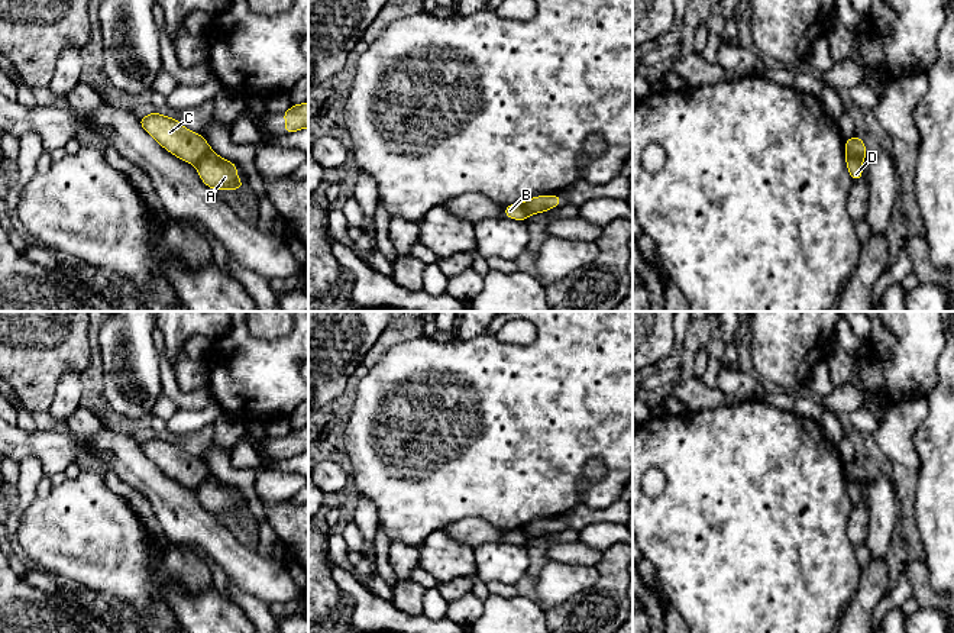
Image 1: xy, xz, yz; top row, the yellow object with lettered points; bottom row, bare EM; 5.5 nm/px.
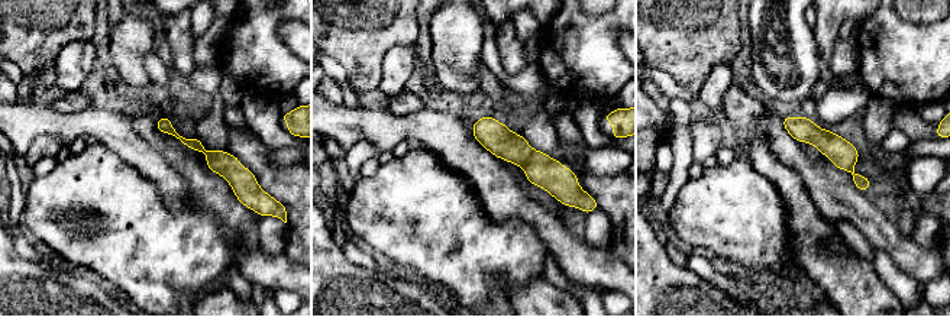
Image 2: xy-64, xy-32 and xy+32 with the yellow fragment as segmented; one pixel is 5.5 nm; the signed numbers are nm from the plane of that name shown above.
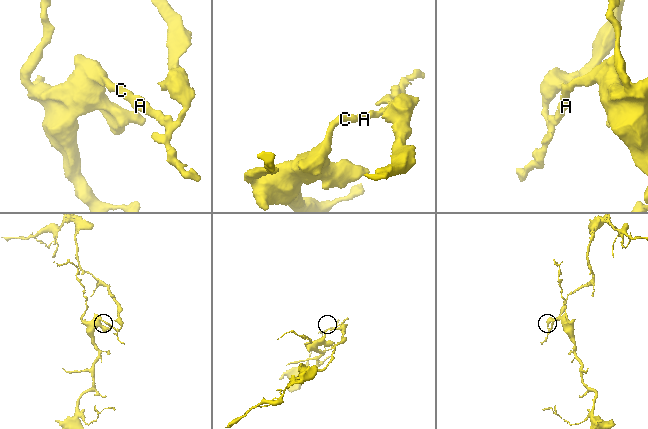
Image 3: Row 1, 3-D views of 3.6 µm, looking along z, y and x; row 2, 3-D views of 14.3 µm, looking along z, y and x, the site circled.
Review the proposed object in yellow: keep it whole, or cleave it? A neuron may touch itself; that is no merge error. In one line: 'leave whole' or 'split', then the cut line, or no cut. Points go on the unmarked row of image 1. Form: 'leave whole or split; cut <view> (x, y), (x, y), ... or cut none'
split; cut xy (210, 472), (194, 488)

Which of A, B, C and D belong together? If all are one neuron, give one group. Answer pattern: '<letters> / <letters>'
A D / B C

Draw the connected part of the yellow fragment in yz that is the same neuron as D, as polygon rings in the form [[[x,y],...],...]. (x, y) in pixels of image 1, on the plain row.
[[[845,475],[845,487],[847,487],[847,492],[851,500],[851,504],[853,506],[860,504],[863,501],[861,487],[854,479],[851,479],[848,475]]]

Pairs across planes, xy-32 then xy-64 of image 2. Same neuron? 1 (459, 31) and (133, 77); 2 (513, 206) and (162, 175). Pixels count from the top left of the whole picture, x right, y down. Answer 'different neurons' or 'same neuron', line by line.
1: same neuron
2: same neuron

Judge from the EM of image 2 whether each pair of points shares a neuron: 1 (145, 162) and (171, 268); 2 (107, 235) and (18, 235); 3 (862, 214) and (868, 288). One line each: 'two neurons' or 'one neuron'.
1: two neurons
2: two neurons
3: two neurons

